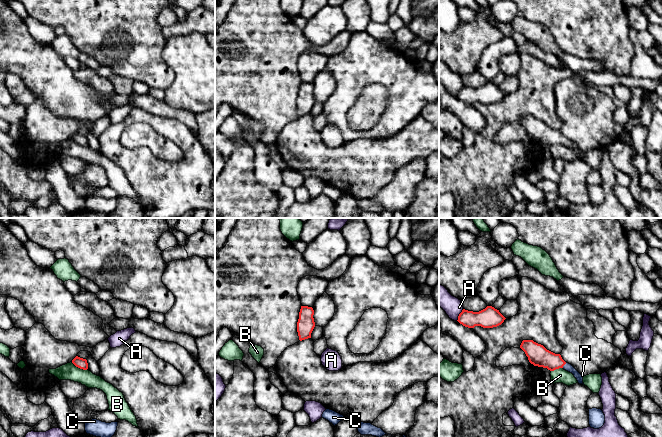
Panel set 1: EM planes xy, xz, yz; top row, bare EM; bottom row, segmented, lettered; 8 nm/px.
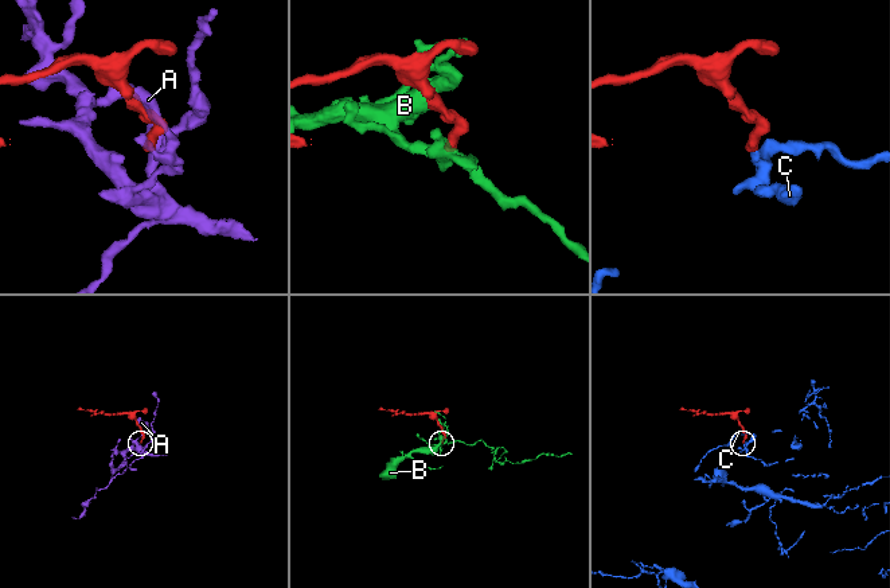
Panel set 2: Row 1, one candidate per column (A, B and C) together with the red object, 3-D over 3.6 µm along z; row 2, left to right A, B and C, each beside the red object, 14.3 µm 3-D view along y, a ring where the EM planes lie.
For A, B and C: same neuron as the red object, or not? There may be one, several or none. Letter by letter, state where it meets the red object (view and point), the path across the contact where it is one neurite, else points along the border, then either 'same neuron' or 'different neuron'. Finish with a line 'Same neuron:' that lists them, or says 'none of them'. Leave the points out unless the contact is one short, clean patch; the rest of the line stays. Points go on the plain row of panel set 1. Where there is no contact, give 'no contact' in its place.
A: meets red in yz at (459, 91); different neuron
B: meets red in xy at (79, 143); different neuron
C: meets red in yz at (564, 140); runs through yz (538, 131), (564, 140), (568, 143); same neuron
Same neuron: C

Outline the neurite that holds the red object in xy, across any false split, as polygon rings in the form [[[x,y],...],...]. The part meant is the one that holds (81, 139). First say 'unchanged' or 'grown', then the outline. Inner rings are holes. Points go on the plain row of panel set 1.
unchanged; [[[76,132],[73,136],[72,136],[72,139],[80,144],[80,145],[83,145],[83,146],[87,146],[88,145],[88,139],[87,139],[87,136],[86,135],[83,135],[83,134],[80,134],[78,132]]]

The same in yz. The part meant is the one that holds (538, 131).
grown; [[[523,116],[520,124],[525,128],[531,140],[538,143],[547,144],[554,147],[559,144],[572,149],[579,160],[583,160],[583,151],[581,151],[571,140],[565,138],[560,130],[555,130],[547,126],[543,121],[533,116]]]

